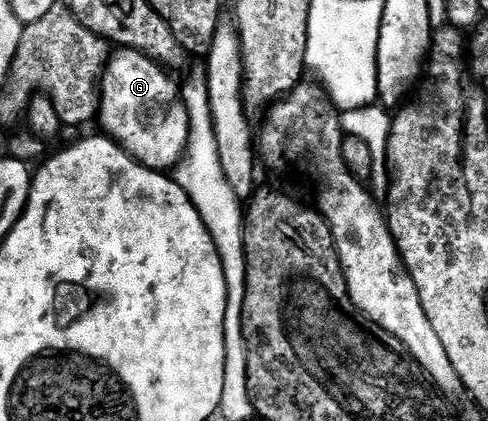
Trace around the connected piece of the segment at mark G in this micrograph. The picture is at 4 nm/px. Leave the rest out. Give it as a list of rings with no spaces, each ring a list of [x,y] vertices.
[[[128,49],[116,50],[101,76],[101,98],[97,123],[110,138],[114,139],[127,154],[154,171],[170,172],[182,159],[187,150],[185,133],[163,133],[165,139],[153,129],[157,123],[147,115],[147,111],[157,101],[176,99],[177,87],[167,80],[168,72],[154,59],[143,55],[141,51]]]

